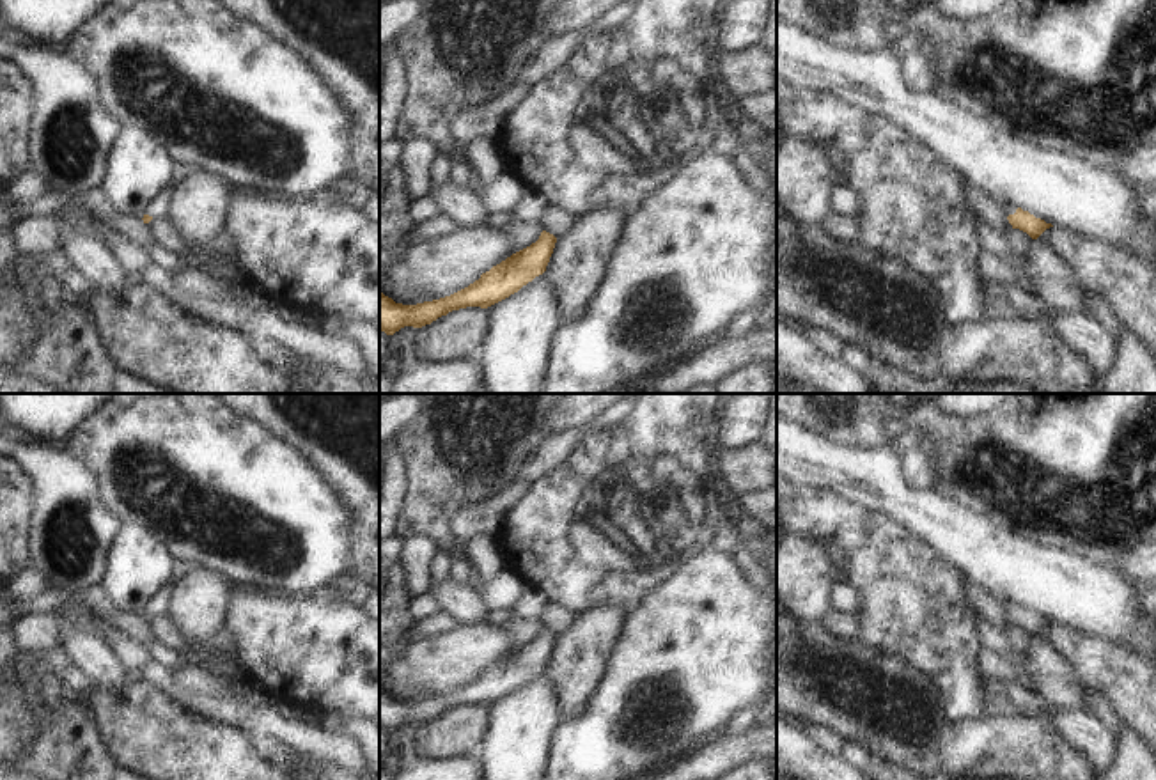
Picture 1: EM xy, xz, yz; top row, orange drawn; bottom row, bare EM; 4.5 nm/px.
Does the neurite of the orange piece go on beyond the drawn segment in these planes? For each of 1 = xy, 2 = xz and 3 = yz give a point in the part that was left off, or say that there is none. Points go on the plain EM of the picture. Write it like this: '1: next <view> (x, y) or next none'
1: next xy (158, 603)
2: next none
3: next yz (1007, 605)

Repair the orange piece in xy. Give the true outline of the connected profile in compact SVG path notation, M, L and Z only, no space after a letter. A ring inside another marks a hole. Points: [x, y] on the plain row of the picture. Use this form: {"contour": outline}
{"contour": "M167 583L160 590L156 590L147 603L144 604L144 620L149 620L151 617L160 617L167 613L170 596L172 596L174 583Z"}

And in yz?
{"contour": "M1011 599L1000 601L1000 606L1005 610L1012 626L1019 626L1027 629L1032 636L1037 636L1046 626L1053 624L1051 620L1046 620L1044 617L1035 615L1028 608L1023 608L1021 604Z"}

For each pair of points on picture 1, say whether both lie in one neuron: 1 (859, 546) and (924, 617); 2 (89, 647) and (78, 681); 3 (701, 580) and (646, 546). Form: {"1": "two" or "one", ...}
{"1": "one", "2": "two", "3": "two"}

